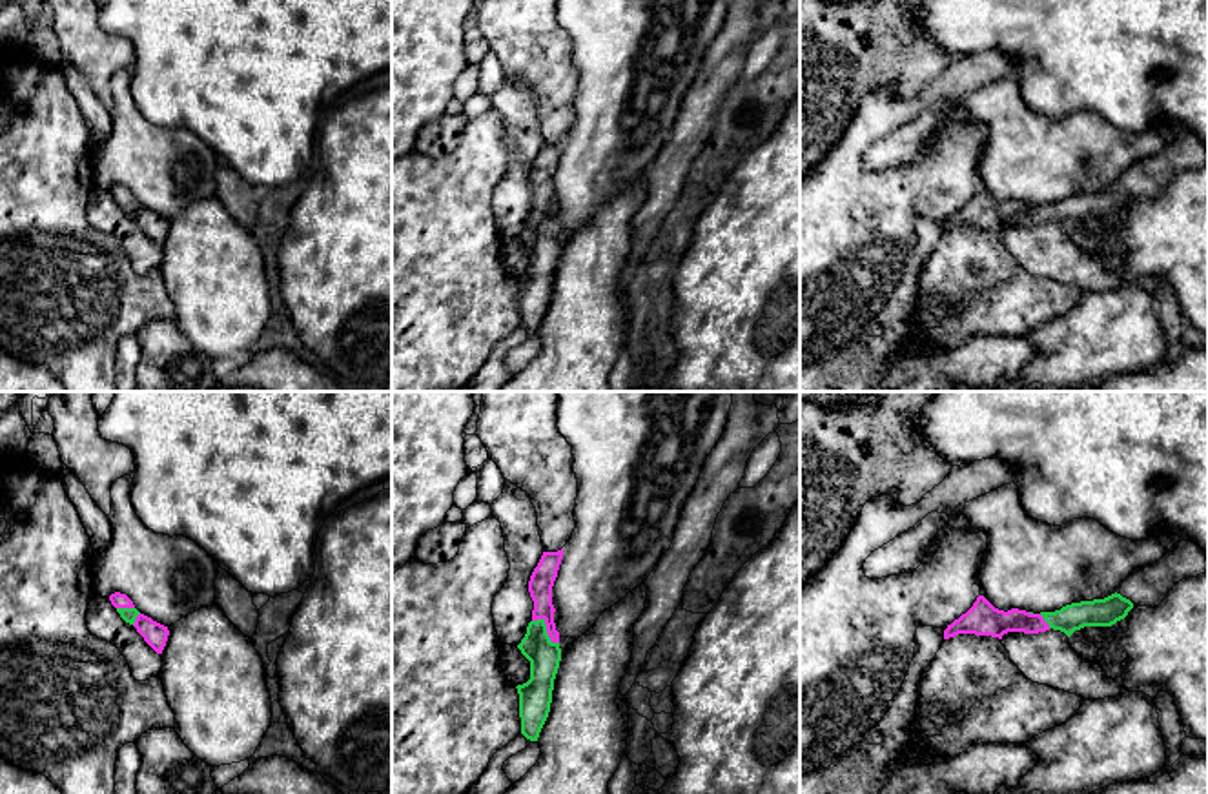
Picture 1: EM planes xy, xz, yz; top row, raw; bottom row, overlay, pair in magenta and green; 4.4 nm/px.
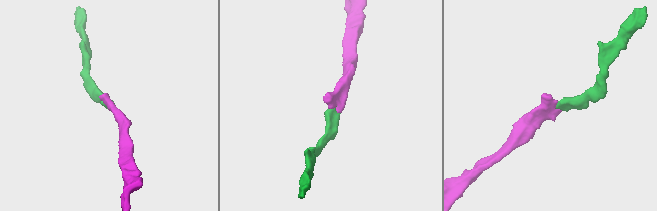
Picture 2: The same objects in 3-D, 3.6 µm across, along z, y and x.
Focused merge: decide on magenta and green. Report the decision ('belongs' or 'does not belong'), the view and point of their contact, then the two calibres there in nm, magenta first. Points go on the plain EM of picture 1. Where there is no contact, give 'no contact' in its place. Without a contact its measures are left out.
belongs; contact xz (547, 221); calibres 110 and 140 nm

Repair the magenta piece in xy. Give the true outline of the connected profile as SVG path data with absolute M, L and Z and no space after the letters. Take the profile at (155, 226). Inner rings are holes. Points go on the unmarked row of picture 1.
M120 184L109 188L111 197L117 200L120 209L133 217L137 224L144 229L144 233L157 244L162 246L169 222L168 219L153 213L151 209L140 206L133 193Z

